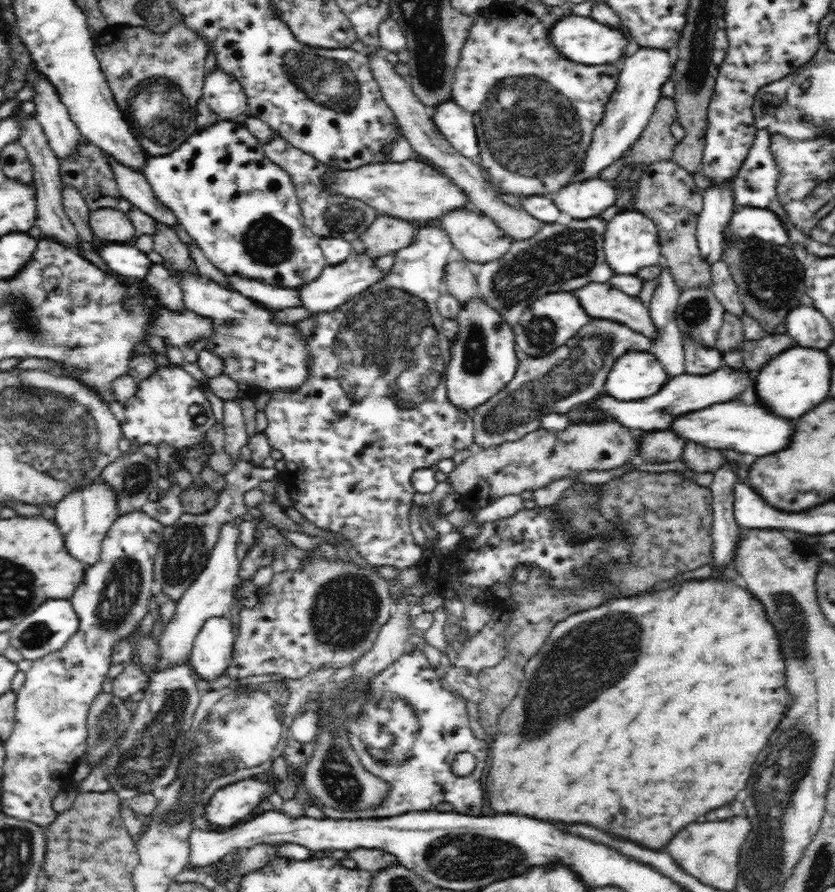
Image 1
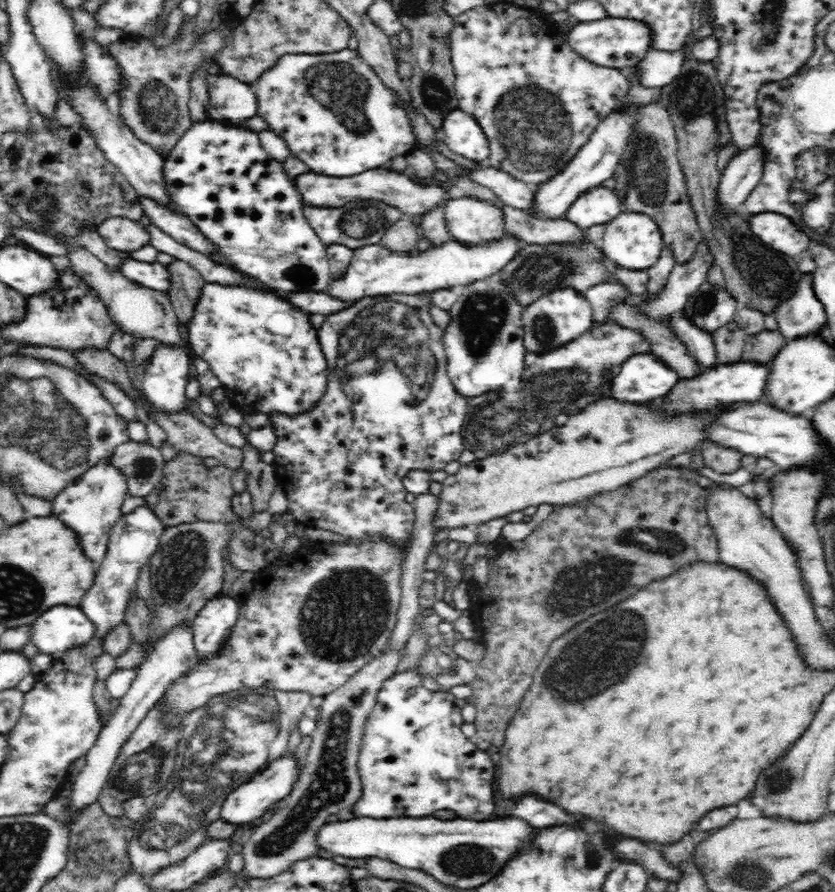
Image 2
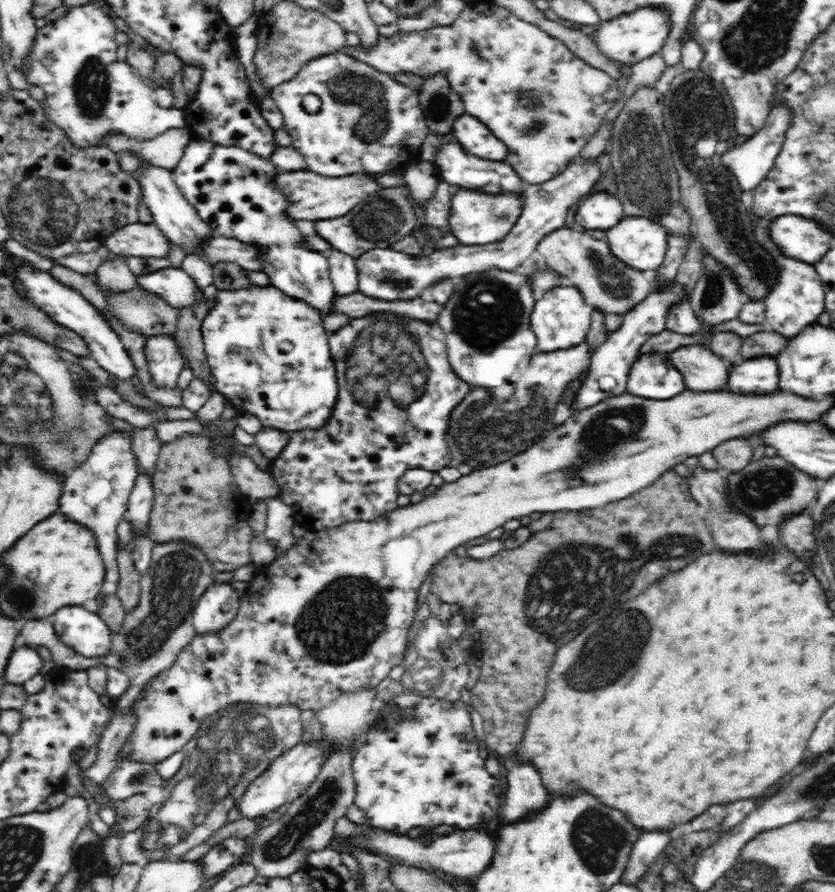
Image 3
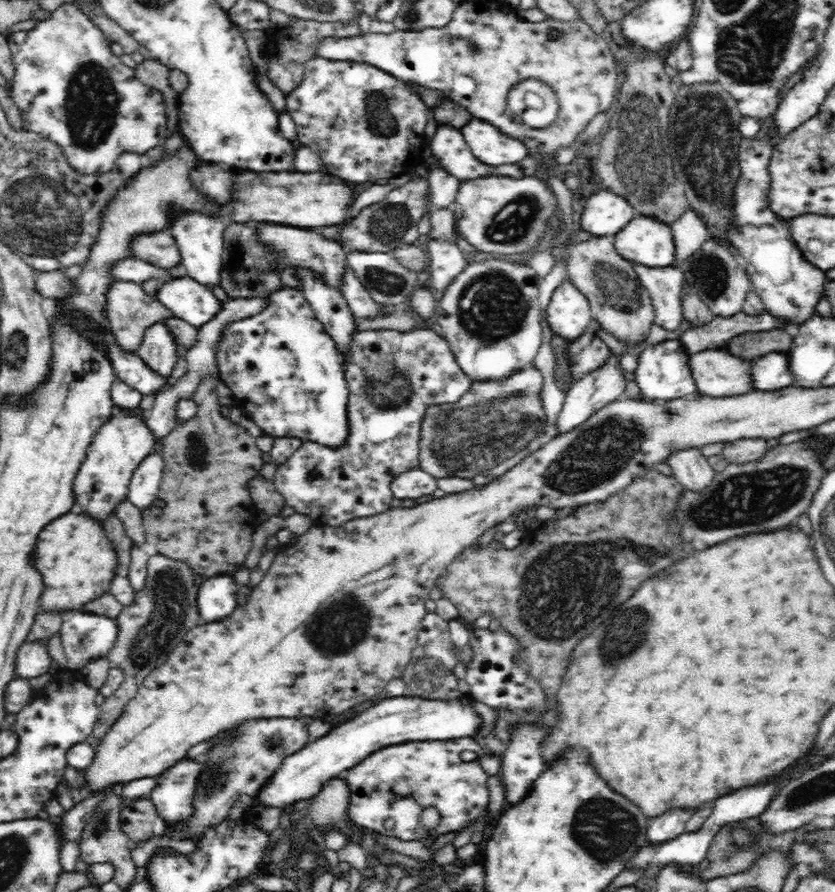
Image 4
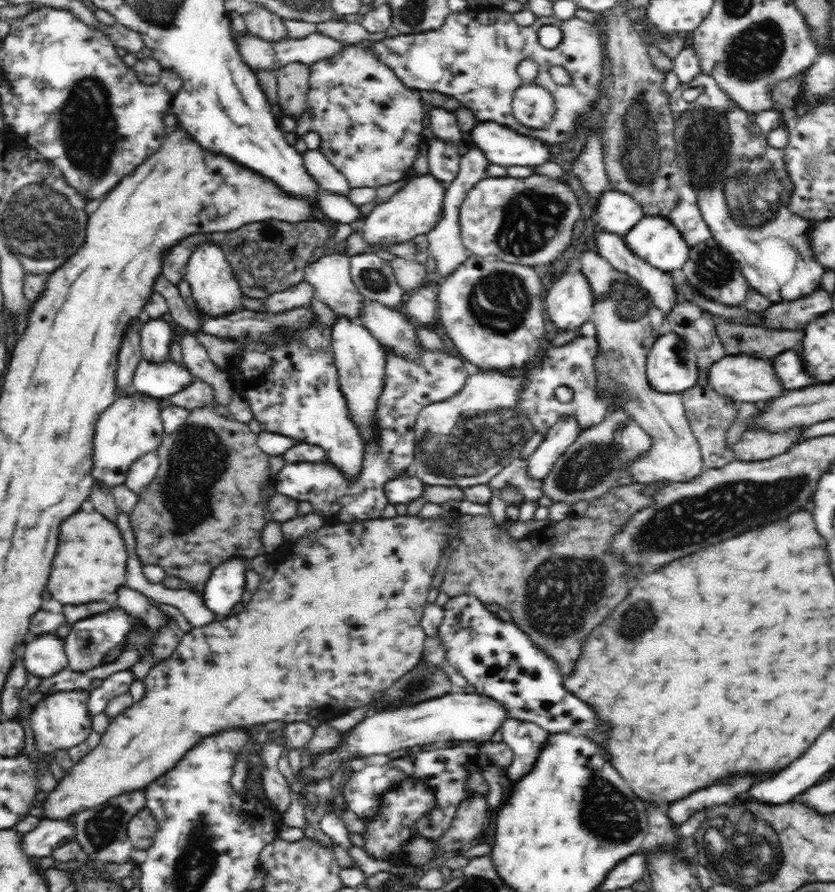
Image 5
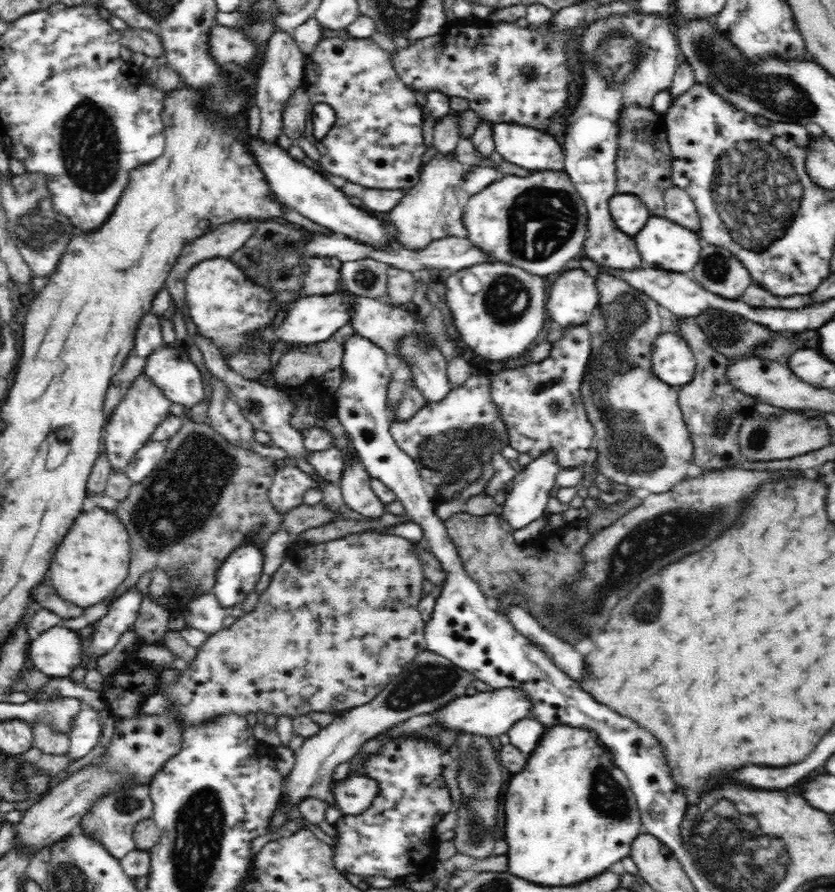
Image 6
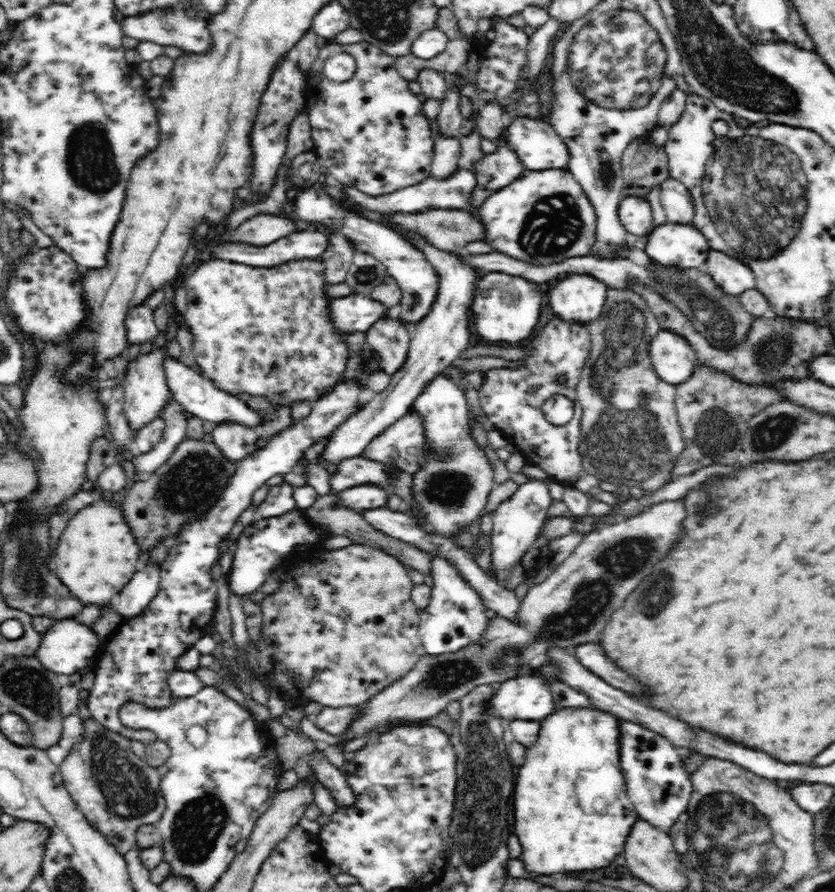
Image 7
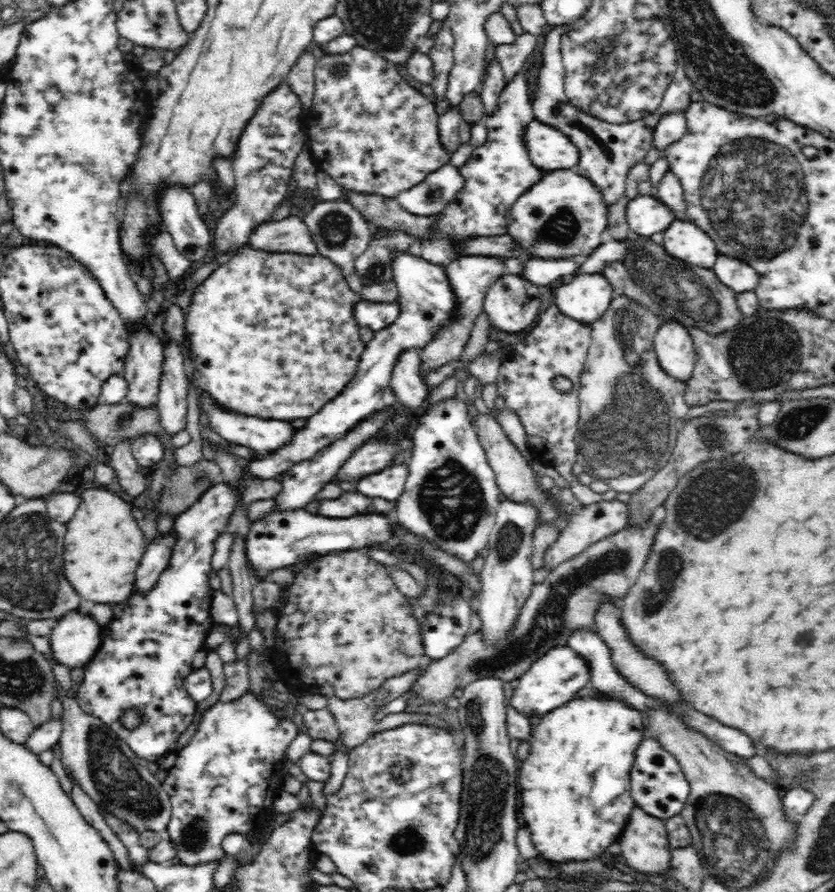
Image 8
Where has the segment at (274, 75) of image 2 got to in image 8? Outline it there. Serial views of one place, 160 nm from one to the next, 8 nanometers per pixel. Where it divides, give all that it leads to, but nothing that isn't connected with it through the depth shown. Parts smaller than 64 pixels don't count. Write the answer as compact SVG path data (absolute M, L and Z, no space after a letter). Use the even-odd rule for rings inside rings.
M356 45L349 53L330 54L326 53L322 58L317 60L314 68L314 96L312 106L303 115L303 131L306 134L306 146L314 157L314 163L319 171L329 174L342 188L352 190L356 193L366 193L388 198L395 198L399 192L410 190L413 186L420 184L430 172L434 172L449 164L451 154L446 152L444 145L440 142L438 132L438 113L436 113L435 103L427 90L418 90L412 87L400 76L397 69L398 63L389 61L387 58L380 56L376 51L368 50L362 46ZM336 64L345 66L343 73L334 73L332 68Z

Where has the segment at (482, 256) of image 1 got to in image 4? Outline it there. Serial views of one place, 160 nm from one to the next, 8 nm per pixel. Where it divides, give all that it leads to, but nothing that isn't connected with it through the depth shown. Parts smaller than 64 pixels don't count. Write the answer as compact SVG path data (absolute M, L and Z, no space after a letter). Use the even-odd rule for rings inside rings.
M490 175L461 183L450 207L456 217L456 232L479 252L522 254L546 236L546 228L559 222L556 195L538 177L513 178Z

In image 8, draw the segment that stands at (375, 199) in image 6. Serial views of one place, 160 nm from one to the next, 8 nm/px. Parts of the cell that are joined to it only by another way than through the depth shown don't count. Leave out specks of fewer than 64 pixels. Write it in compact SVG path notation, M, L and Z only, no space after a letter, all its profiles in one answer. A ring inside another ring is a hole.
M450 164L430 172L426 178L395 197L400 206L416 216L439 214L444 207L455 199L457 192L464 186L464 177L457 167Z

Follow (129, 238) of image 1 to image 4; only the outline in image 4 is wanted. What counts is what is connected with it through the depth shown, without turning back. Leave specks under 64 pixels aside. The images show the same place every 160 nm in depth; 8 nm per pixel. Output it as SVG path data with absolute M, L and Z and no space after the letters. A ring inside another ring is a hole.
M168 231L136 234L130 242L130 249L139 259L166 270L181 264L180 251Z

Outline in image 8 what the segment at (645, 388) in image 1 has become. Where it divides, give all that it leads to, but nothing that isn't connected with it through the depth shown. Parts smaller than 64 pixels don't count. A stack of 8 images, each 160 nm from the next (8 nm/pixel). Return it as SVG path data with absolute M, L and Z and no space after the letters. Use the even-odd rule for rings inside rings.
M665 320L655 332L653 347L664 373L685 383L698 364L698 352L686 326L676 320Z

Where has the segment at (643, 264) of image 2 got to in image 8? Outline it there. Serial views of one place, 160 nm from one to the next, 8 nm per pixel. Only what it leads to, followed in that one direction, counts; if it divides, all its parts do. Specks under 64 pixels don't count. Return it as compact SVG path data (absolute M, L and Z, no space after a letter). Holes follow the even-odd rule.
M678 218L662 232L661 244L668 255L705 269L713 268L721 252L707 232Z

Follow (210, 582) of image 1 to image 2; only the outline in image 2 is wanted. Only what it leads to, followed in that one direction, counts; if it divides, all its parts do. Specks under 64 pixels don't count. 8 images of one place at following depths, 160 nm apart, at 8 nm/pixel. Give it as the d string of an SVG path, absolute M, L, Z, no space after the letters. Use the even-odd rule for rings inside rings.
M193 623L176 624L168 634L158 638L155 646L145 662L136 669L137 675L132 681L128 692L120 699L119 706L107 716L107 721L99 732L96 742L85 754L86 765L77 774L75 783L71 786L69 806L71 808L68 819L73 818L77 811L82 810L89 803L96 802L102 786L107 783L108 774L112 770L120 754L122 744L130 738L130 734L138 728L144 720L148 710L159 702L166 687L177 678L183 677L197 663L197 651L193 640Z

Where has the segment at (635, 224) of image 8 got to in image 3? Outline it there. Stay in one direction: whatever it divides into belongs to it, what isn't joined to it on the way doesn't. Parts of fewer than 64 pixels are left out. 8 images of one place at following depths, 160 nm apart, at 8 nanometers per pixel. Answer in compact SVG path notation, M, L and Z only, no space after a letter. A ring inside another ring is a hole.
M593 192L594 196L586 196L581 200L581 204L575 212L575 222L583 226L585 230L608 230L612 226L616 226L625 217L622 201L613 194L604 194L604 192Z

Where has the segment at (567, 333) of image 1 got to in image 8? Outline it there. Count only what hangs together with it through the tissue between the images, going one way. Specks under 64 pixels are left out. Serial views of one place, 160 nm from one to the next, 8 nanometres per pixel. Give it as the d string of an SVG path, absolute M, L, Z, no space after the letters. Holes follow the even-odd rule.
M601 273L575 274L572 282L559 286L554 294L556 306L562 314L587 325L603 317L614 296L610 281Z

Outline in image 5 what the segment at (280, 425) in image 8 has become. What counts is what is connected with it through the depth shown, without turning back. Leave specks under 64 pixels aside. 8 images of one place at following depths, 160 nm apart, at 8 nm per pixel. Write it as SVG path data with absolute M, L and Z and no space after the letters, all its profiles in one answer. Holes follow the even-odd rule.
M168 358L164 362L150 362L137 367L133 377L136 392L163 400L178 394L193 383L193 375L183 364Z

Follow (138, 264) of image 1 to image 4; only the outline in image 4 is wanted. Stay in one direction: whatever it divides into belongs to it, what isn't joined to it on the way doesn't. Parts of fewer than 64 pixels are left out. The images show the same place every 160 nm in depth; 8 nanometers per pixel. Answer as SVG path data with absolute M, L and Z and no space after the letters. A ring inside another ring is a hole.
M188 275L171 277L168 282L160 284L156 298L174 316L197 328L212 320L222 310L222 301L216 299L212 290Z

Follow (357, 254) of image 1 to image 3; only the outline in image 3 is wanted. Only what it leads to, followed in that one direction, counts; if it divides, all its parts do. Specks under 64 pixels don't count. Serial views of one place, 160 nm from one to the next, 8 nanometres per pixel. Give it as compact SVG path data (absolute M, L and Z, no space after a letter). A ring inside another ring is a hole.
M578 162L566 168L556 178L540 184L530 185L522 193L524 208L512 230L500 242L480 245L456 245L455 247L435 249L425 258L418 255L404 254L403 251L392 250L388 246L372 248L364 251L355 259L358 273L358 290L369 297L381 301L399 301L400 299L415 299L422 290L431 287L435 282L444 279L456 279L470 273L482 272L488 269L514 271L516 267L540 244L547 234L564 227L566 212L576 202L591 194L590 188L600 178L600 170L596 162Z

